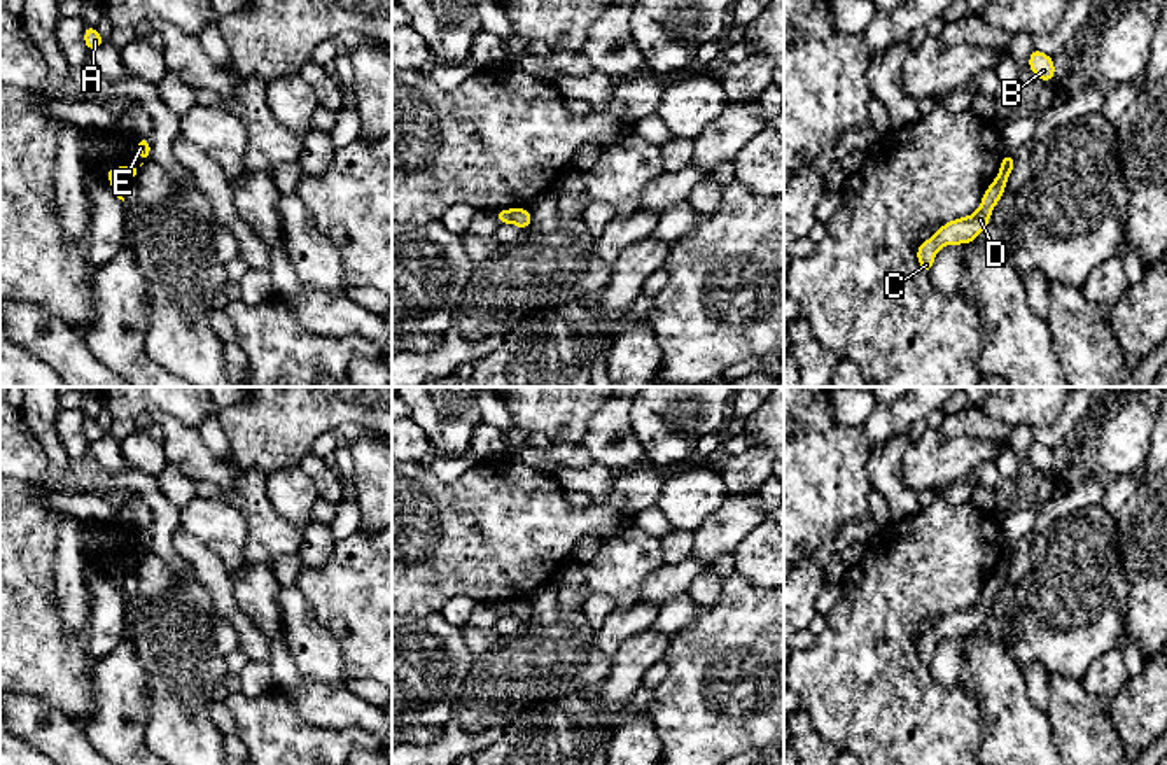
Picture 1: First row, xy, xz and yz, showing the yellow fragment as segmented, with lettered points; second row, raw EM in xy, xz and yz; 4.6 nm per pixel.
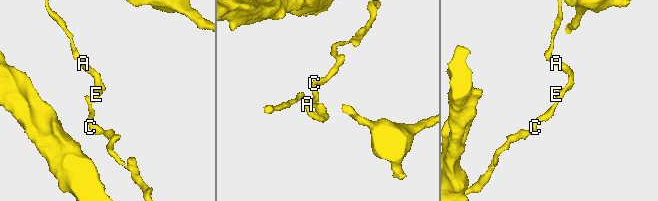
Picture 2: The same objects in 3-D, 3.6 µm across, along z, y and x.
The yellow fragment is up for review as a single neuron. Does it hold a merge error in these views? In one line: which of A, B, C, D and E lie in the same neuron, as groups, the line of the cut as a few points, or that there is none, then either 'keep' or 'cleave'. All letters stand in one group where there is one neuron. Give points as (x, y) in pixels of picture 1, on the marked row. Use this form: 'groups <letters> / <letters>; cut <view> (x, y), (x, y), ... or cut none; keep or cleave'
groups A B E / C D; cut xy (118, 168), (126, 179); cleave

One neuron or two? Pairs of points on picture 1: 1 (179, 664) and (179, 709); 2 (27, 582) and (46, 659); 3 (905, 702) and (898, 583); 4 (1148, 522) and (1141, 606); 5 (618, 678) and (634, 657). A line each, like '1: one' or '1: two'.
1: one
2: one
3: one
4: one
5: one

